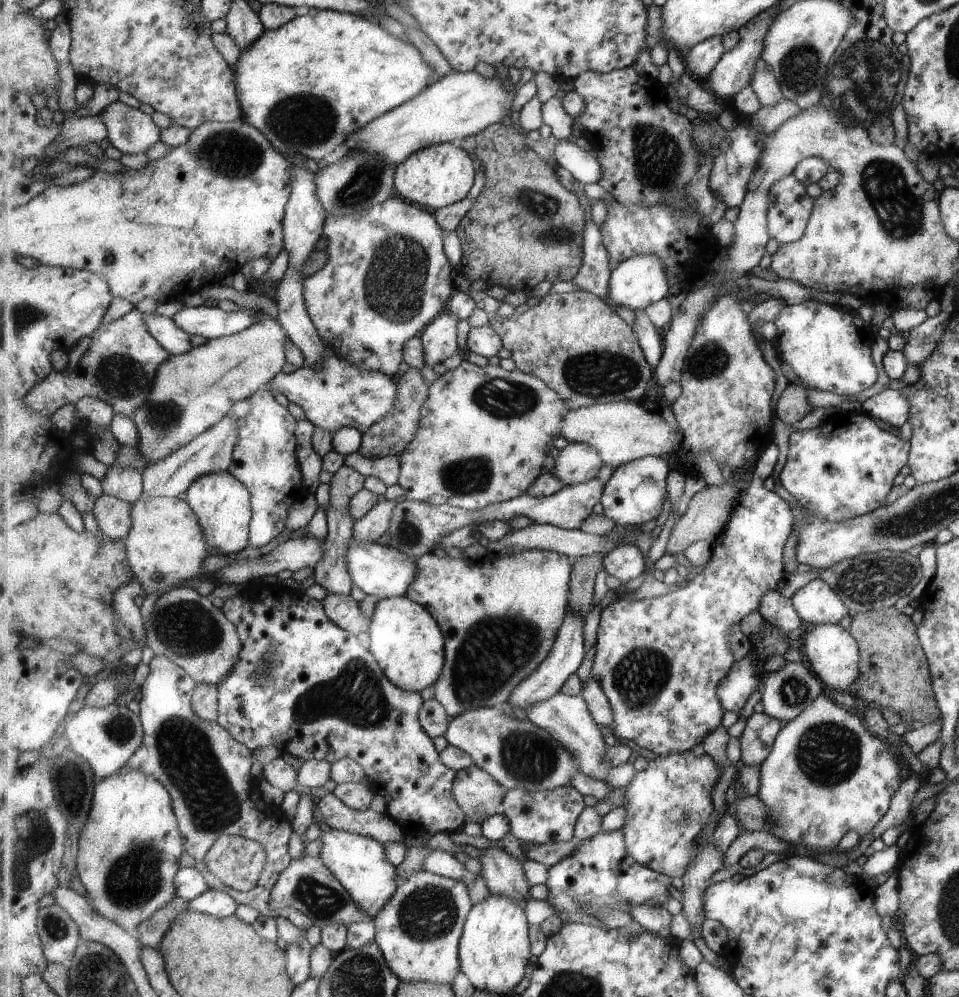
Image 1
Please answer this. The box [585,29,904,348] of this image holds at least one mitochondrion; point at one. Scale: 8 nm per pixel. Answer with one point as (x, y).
(867, 69)

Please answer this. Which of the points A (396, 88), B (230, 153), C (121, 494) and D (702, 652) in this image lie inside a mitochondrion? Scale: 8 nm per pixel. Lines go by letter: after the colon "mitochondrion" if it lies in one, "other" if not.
A: other
B: mitochondrion
C: other
D: other

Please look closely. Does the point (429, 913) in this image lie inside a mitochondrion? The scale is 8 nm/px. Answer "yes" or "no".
yes

